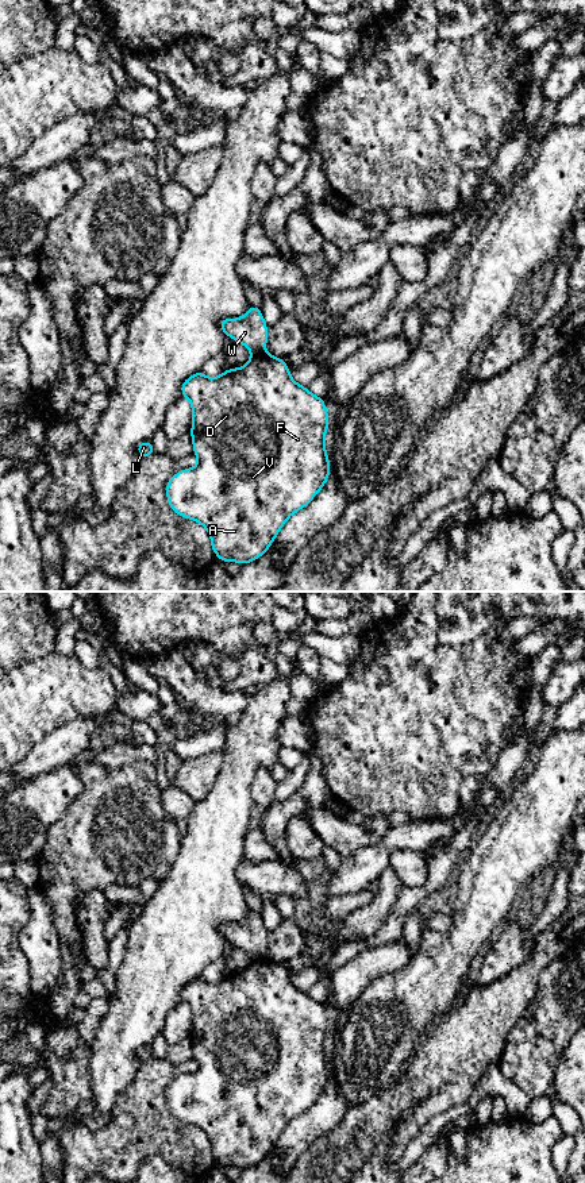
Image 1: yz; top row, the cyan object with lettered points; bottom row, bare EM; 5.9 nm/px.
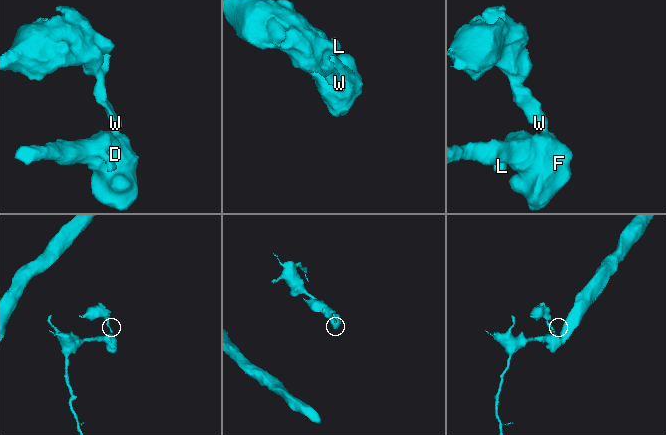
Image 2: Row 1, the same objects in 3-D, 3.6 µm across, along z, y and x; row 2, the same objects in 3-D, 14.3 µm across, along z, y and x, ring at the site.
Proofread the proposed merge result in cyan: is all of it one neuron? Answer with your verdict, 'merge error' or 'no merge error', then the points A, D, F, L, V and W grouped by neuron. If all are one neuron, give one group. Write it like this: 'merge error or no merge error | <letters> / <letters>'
merge error | A D F L V / W

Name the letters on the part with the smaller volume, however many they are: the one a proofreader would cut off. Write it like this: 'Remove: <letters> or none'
Remove: W

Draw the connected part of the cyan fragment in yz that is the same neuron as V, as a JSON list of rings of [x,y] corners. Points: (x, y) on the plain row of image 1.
[[[269,957],[254,959],[242,972],[227,974],[215,983],[197,976],[182,987],[181,1001],[192,1010],[190,1041],[197,1070],[168,1086],[169,1111],[207,1134],[213,1159],[223,1168],[254,1167],[270,1153],[288,1124],[307,1111],[327,1087],[331,1078],[326,1057],[330,1022],[324,1005],[295,987],[285,966]]]

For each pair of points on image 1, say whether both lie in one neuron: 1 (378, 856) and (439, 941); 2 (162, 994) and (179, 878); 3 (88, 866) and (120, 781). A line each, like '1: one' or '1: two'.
1: two
2: one
3: one

